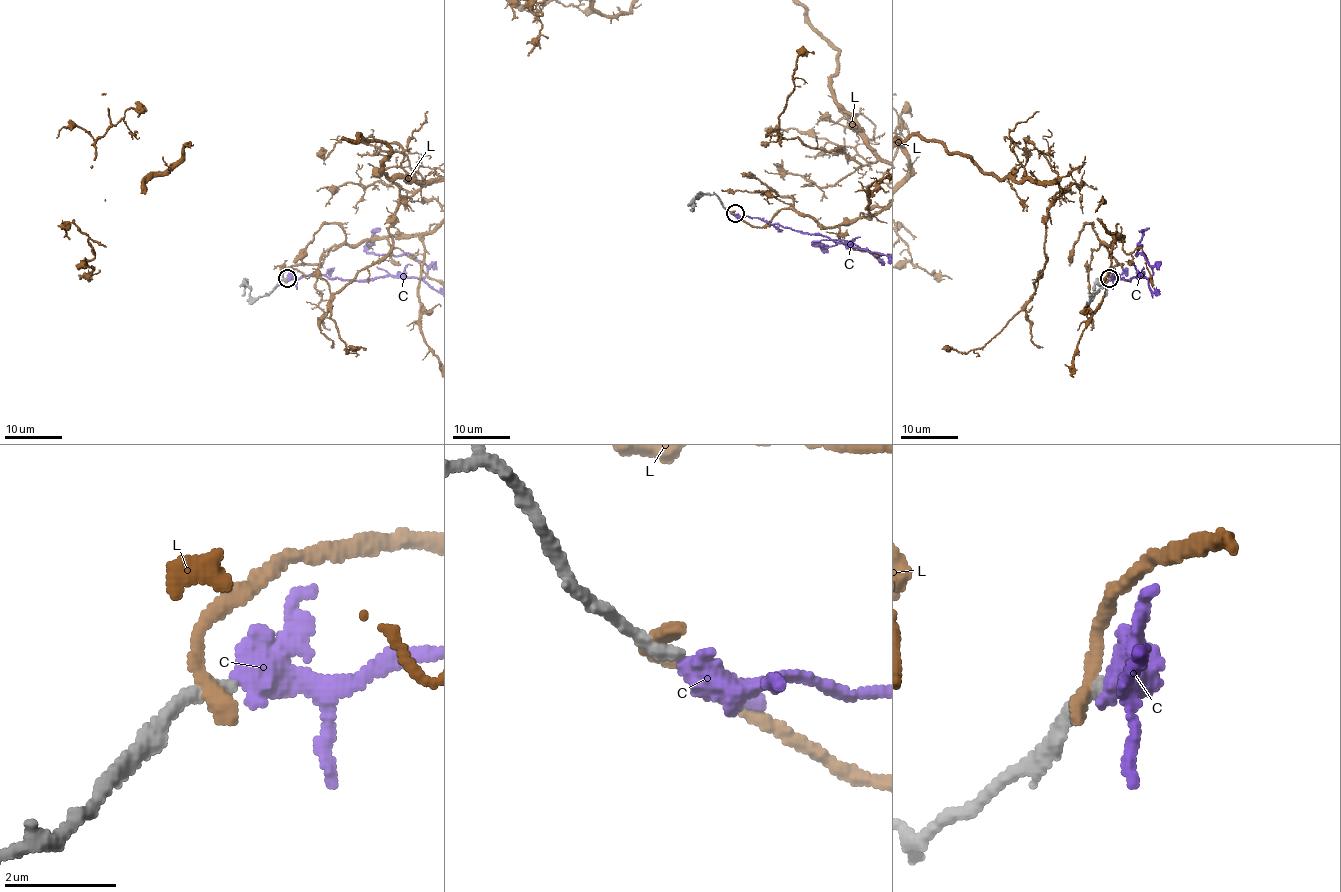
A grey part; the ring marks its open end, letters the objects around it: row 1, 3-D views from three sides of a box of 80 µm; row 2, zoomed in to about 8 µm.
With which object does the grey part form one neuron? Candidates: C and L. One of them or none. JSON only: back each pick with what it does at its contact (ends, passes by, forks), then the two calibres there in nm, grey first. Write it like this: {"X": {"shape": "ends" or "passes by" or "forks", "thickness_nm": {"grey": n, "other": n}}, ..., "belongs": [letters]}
{"C": {"shape": "ends", "thickness_nm": {"grey": 240, "other": 550}}, "belongs": ["C"]}

